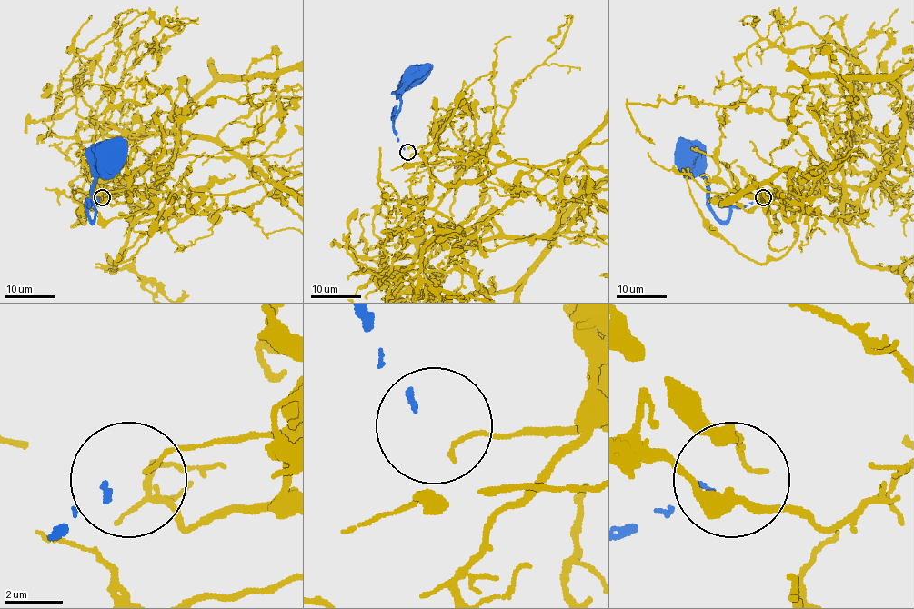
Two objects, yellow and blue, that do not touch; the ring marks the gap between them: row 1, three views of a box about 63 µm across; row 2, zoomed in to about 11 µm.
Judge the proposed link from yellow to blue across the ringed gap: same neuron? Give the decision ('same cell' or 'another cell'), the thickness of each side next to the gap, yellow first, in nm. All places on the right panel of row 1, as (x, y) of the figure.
another cell; calibres 170 and 200 nm

